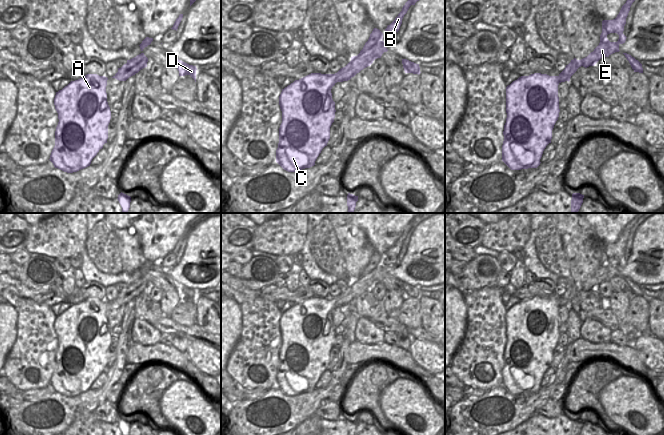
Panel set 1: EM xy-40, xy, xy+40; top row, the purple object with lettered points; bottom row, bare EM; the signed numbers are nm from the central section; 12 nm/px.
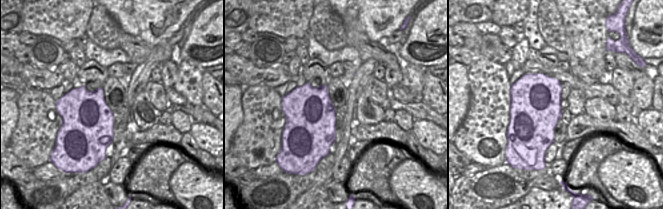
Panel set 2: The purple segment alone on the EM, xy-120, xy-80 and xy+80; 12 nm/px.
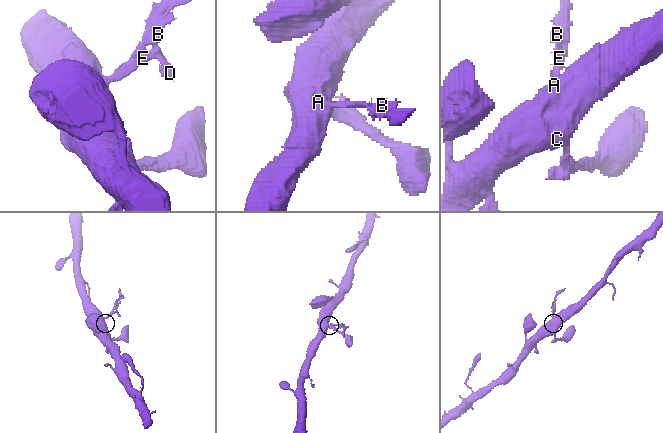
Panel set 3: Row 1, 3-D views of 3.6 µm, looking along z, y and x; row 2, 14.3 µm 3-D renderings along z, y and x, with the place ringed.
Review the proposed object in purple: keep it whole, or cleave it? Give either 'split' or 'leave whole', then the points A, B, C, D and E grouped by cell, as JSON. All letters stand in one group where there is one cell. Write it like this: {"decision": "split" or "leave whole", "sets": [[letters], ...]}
{"decision": "split", "sets": [["A", "C"], ["B", "D", "E"]]}

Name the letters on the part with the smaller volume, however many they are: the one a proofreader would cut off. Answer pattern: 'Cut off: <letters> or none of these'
Cut off: B, D, E

